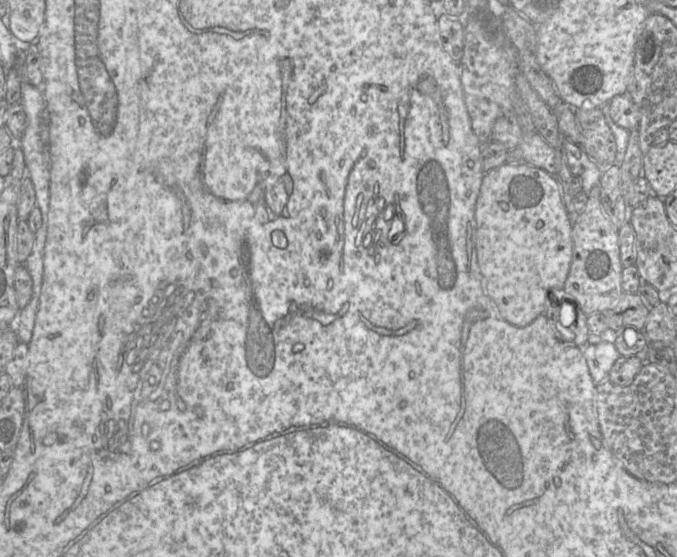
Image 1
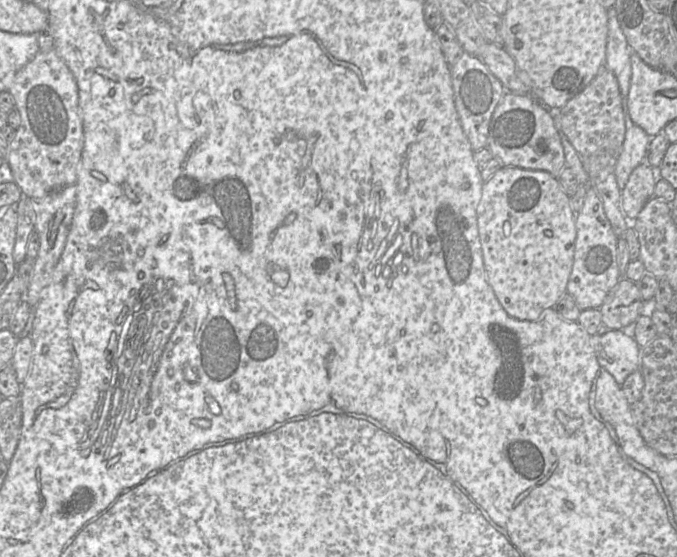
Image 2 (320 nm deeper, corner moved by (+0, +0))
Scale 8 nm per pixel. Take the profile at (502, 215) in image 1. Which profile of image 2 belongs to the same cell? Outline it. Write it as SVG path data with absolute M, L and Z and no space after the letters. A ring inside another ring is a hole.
M502 167L483 183L481 199L477 206L477 225L485 275L495 297L506 313L515 319L530 321L540 318L546 310L553 310L557 301L567 292L566 286L573 265L576 240L575 213L570 207L570 197L563 191L558 179L546 171Z

